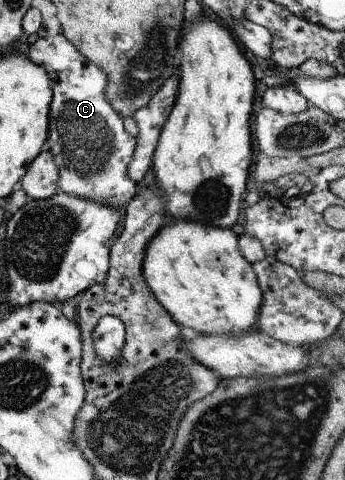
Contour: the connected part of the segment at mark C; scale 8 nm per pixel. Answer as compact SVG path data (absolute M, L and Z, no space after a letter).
M56 29L29 45L26 55L43 67L51 79L53 101L46 148L59 169L59 191L116 208L129 203L138 189L127 175L137 140L125 130L123 118L105 99L105 71L79 53Z

